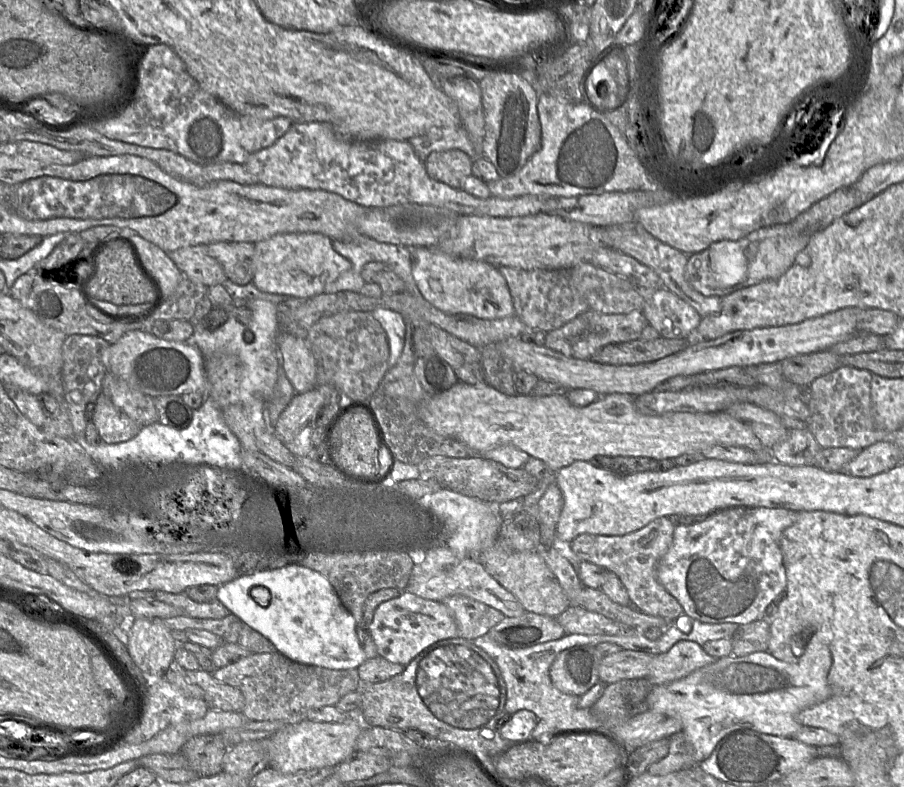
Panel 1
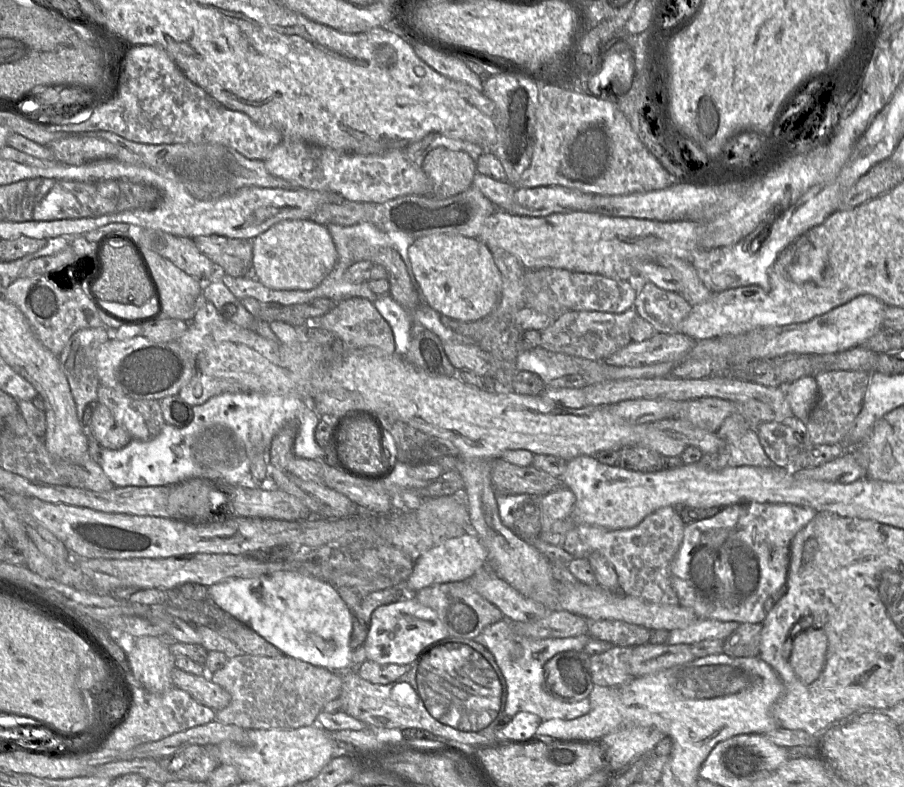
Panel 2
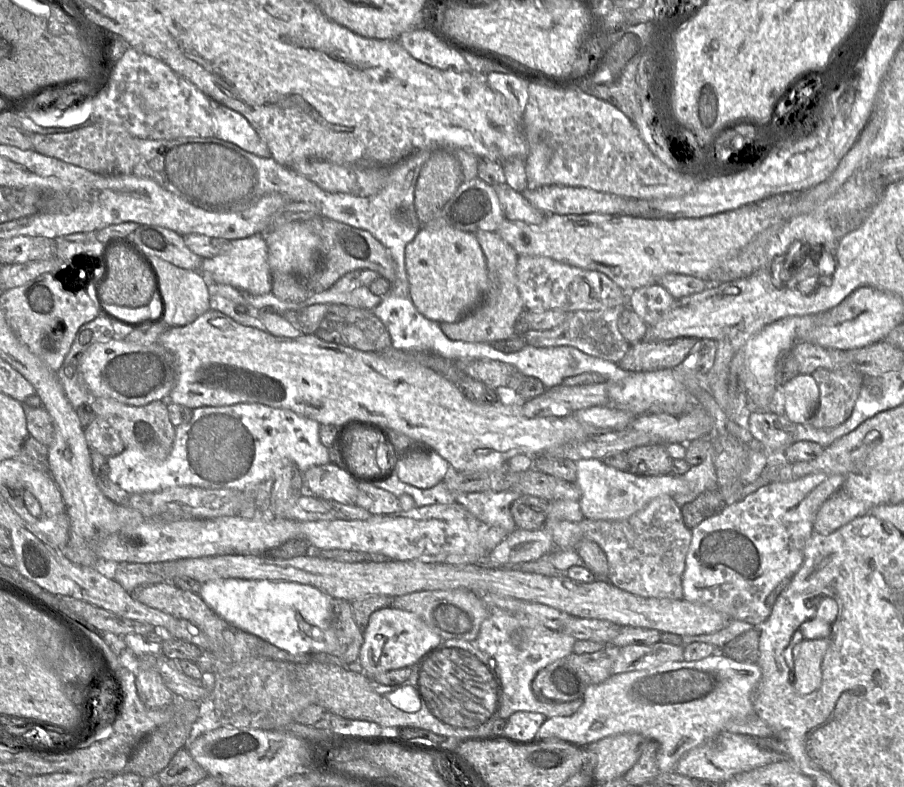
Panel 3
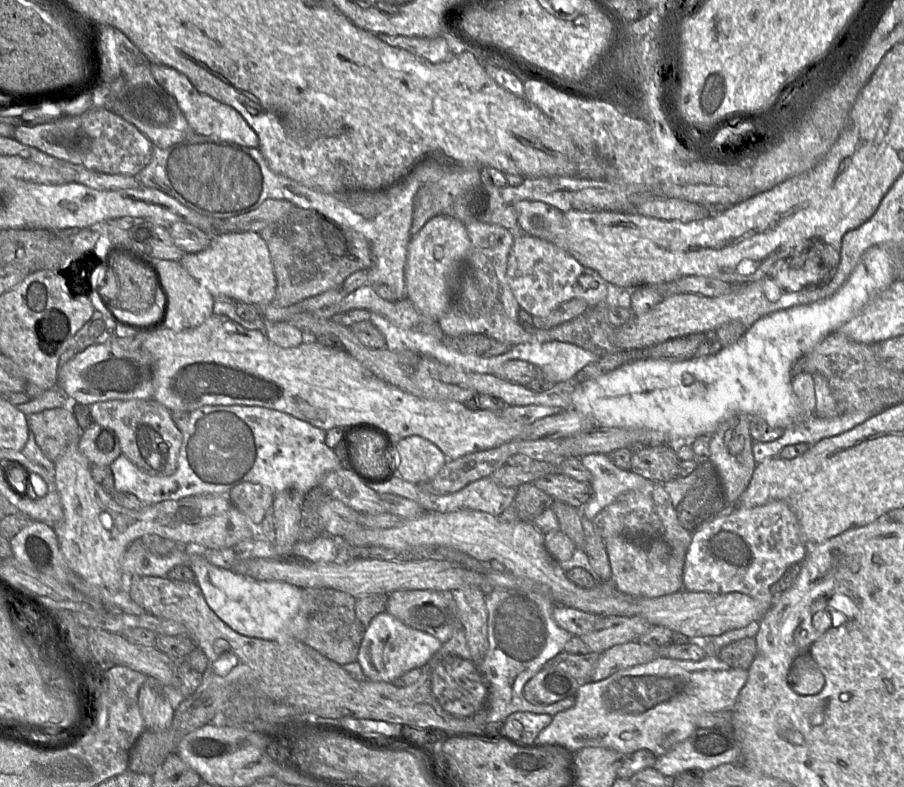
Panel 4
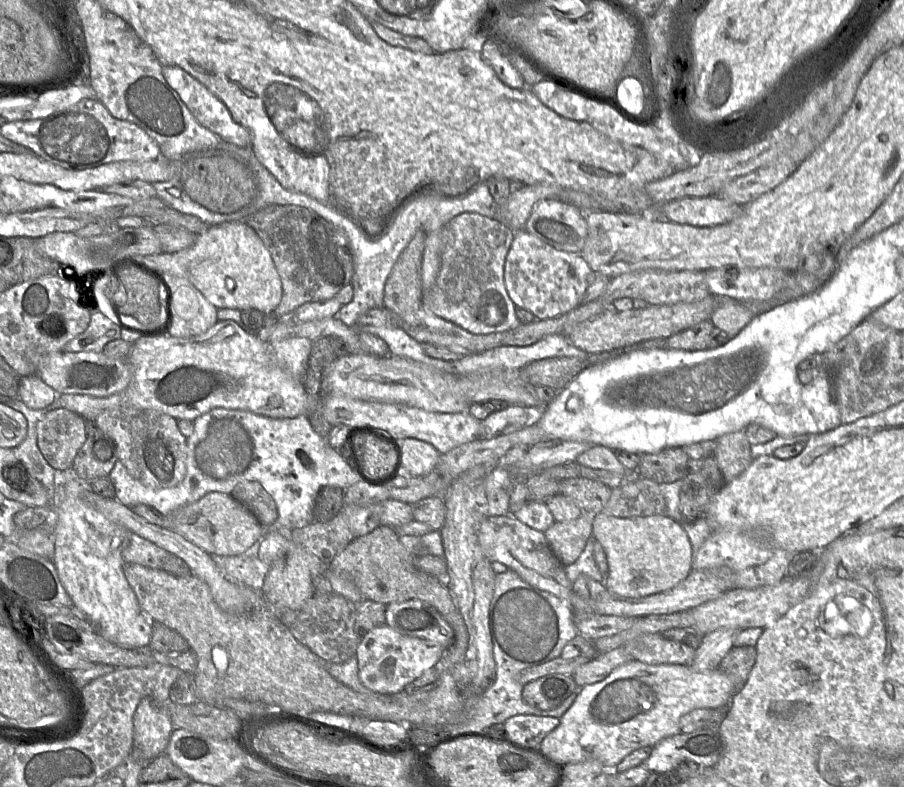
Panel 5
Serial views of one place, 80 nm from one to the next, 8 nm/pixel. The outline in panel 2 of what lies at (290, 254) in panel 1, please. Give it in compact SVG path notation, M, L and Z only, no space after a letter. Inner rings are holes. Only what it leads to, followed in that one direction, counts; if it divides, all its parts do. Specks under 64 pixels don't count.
M283 220L253 240L251 275L263 286L279 291L308 291L332 272L338 254L324 225L311 220Z

